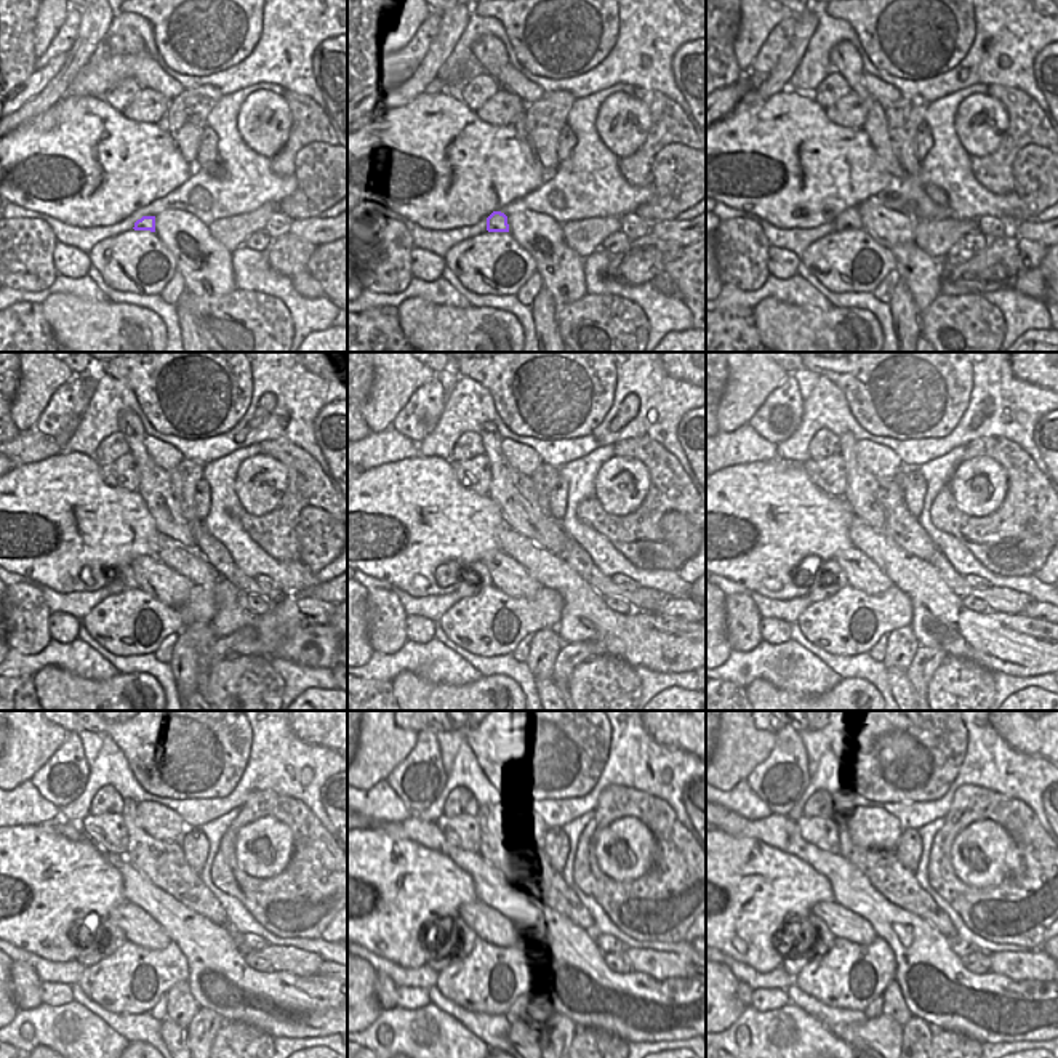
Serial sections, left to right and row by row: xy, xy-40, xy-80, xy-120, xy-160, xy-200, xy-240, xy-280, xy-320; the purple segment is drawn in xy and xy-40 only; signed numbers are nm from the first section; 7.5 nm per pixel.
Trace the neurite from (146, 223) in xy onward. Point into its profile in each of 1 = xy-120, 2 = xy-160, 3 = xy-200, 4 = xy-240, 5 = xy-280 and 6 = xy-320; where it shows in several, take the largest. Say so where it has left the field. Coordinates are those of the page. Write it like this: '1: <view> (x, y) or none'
1: xy-120 (119, 578)
2: xy-160 (476, 577)
3: xy-200 (829, 580)
4: xy-240 (111, 938)
5: xy-280 (466, 937)
6: xy-320 (825, 938)

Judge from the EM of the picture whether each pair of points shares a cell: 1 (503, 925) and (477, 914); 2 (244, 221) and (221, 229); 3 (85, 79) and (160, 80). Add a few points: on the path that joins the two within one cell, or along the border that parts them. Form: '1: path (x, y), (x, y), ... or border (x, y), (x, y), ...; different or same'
1: path (496, 925), (484, 921); same
2: path (239, 226), (226, 229); same
3: path (104, 69), (141, 69); same

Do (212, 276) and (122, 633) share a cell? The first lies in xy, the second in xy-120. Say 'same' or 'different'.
different

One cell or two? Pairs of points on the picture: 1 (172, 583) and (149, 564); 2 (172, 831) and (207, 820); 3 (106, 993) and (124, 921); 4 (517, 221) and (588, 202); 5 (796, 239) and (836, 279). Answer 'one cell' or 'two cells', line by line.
1: one cell
2: two cells
3: two cells
4: two cells
5: two cells

